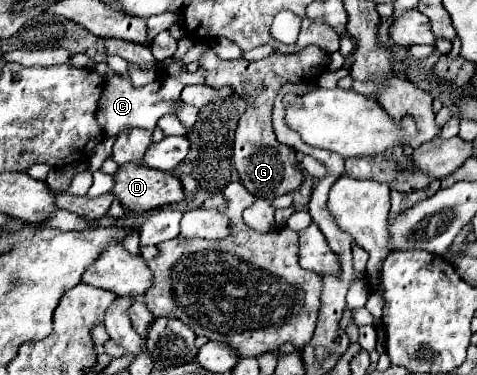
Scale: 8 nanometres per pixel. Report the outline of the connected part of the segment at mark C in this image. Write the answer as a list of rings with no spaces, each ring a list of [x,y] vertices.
[[[199,67],[199,69],[190,73],[186,71],[181,76],[168,76],[162,81],[153,81],[151,85],[147,87],[133,87],[129,83],[129,79],[123,79],[123,77],[113,77],[107,81],[105,89],[103,89],[103,95],[101,95],[101,101],[99,101],[99,109],[97,109],[97,121],[99,125],[105,129],[105,135],[119,135],[121,129],[129,129],[129,127],[141,127],[141,129],[155,129],[157,121],[167,115],[167,113],[173,113],[179,117],[179,121],[185,125],[185,127],[193,127],[195,119],[197,119],[197,113],[199,109],[197,107],[191,107],[187,105],[185,101],[181,101],[181,89],[185,85],[190,84],[205,84],[206,71]]]

